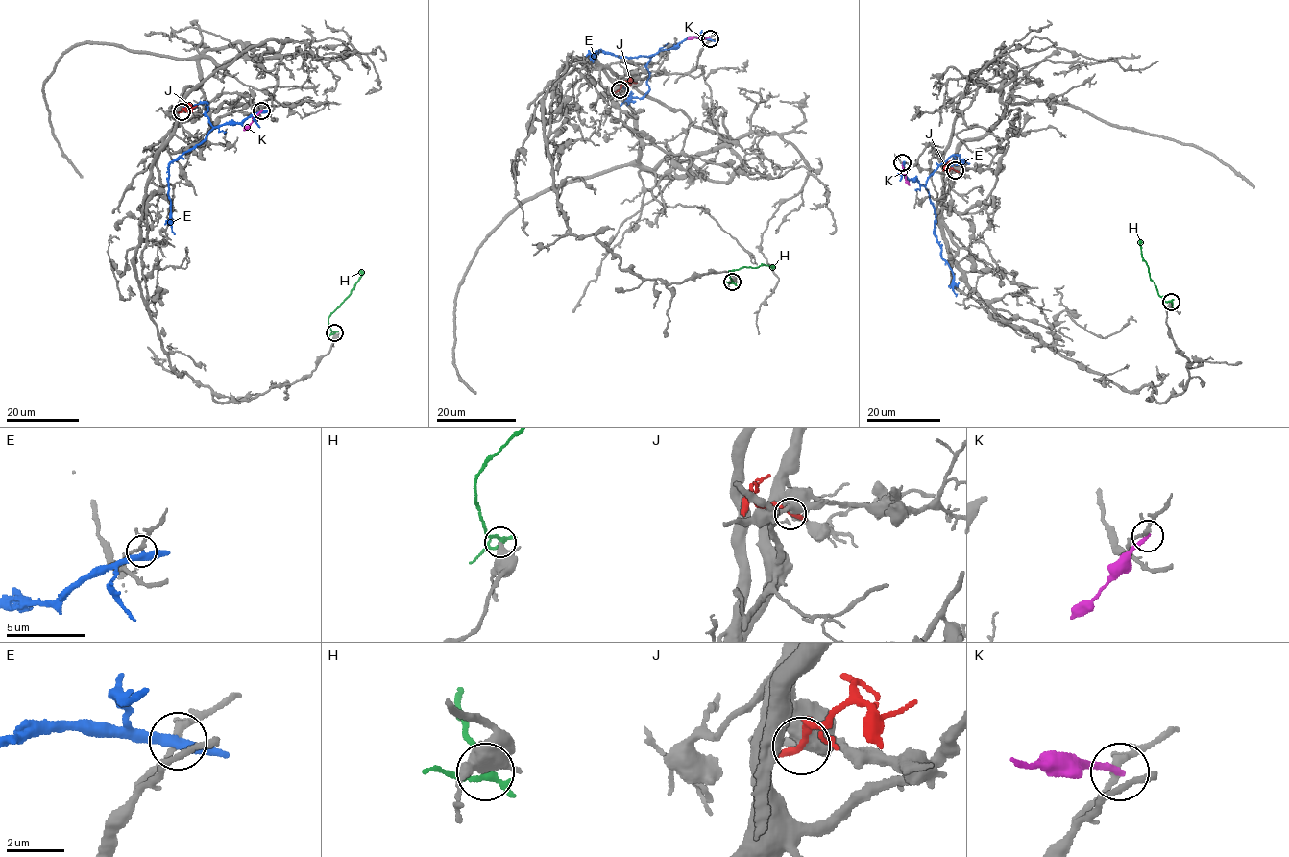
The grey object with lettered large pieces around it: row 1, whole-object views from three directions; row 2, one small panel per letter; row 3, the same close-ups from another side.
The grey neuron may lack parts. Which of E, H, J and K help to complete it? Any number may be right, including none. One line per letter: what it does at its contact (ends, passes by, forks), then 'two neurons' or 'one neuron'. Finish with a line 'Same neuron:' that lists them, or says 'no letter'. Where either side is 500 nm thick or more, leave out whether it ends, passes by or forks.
E: it passes by; two neurons
H: it passes by; two neurons
J: two neurons
K: it ends; two neurons
Same neuron: no letter

